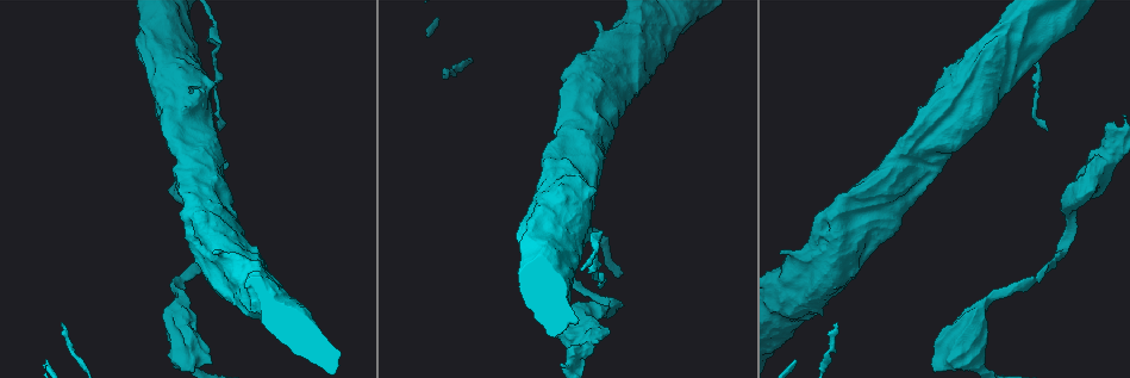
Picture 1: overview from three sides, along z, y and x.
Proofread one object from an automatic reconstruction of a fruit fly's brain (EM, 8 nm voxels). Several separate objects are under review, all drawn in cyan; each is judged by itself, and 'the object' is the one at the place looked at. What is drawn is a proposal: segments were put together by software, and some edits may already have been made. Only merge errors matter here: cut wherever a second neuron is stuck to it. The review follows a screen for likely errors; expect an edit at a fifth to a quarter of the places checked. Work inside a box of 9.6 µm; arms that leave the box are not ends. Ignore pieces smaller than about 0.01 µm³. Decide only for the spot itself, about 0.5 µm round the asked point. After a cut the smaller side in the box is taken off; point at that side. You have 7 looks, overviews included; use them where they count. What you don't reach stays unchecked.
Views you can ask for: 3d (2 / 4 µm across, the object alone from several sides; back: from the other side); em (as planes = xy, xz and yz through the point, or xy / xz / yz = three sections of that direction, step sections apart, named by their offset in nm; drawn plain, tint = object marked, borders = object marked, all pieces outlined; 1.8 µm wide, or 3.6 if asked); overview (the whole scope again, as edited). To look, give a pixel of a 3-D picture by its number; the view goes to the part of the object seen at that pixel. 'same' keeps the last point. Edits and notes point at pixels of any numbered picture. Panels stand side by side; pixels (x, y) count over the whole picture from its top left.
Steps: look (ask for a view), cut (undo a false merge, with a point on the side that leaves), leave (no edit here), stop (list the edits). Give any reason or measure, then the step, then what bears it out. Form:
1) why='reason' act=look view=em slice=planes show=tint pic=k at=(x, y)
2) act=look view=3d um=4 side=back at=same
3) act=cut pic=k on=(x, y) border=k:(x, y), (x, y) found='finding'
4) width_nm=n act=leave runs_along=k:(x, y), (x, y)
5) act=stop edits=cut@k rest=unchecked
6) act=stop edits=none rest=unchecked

why='sharp bend' act=look view=3d um=4 pic=1 at=(613, 303)

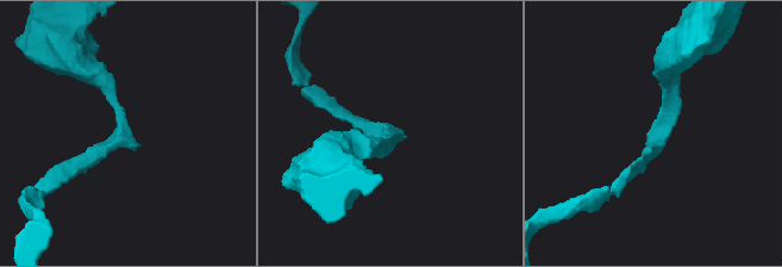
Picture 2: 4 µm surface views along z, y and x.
arm_widths_nm=180,190 why='now the EM' act=look view=em um=3.6 slice=xz step=4 show=tint pic=2 at=(657, 139)

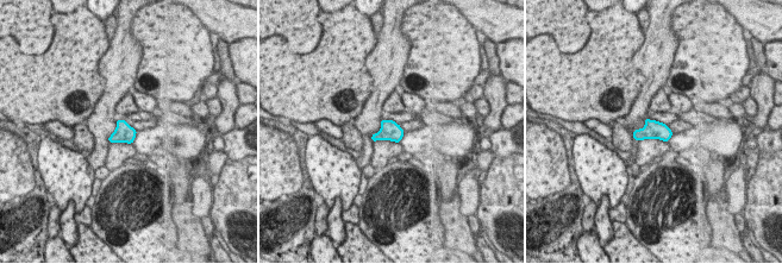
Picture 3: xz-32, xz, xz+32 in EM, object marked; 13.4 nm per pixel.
why='another direction' act=look view=em um=3.6 slice=planes show=borders at=same

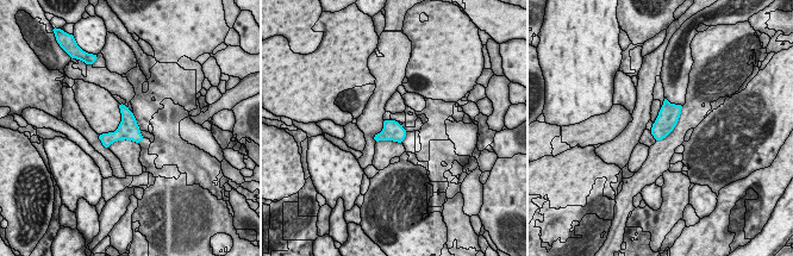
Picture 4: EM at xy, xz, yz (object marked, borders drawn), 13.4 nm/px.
act=leave found='continuous, no second neuron'

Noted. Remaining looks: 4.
why='a fork' act=look view=3d um=4 pic=1 at=(1116, 151)

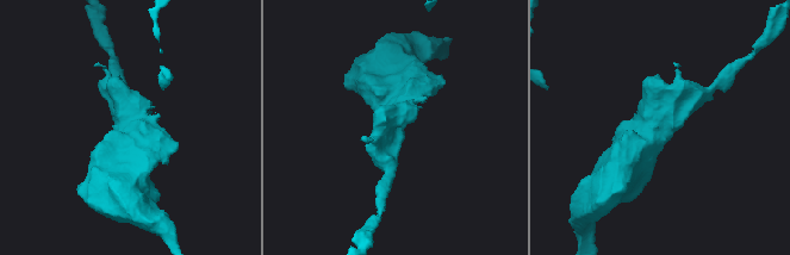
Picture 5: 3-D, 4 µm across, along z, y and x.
act=look view=em slice=xy step=16 show=plain pic=5 at=(661, 122)

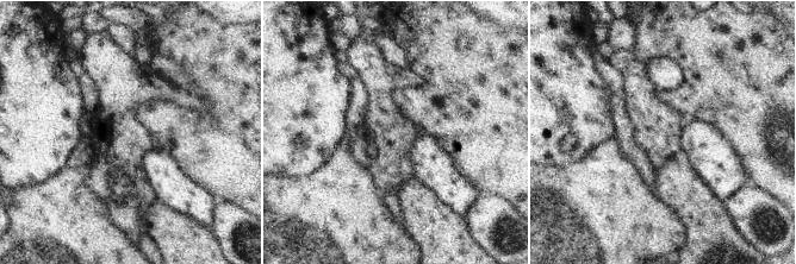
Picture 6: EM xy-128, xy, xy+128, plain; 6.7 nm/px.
why='where the object lies' act=look view=em slice=xy step=16 show=tint at=same

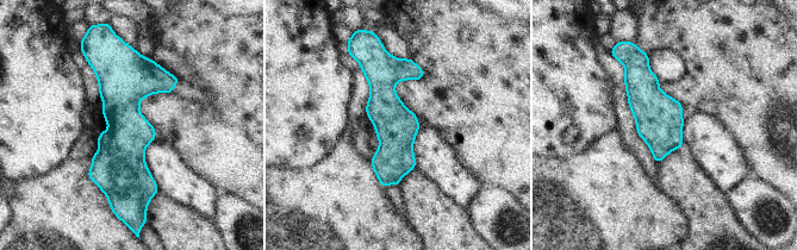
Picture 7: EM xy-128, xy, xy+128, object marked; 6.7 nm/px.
act=leave runs_along=7:(126, 56), (126, 174), (136, 194) found='one neuron here'

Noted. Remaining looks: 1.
act=stop edits=none rest=unchecked

